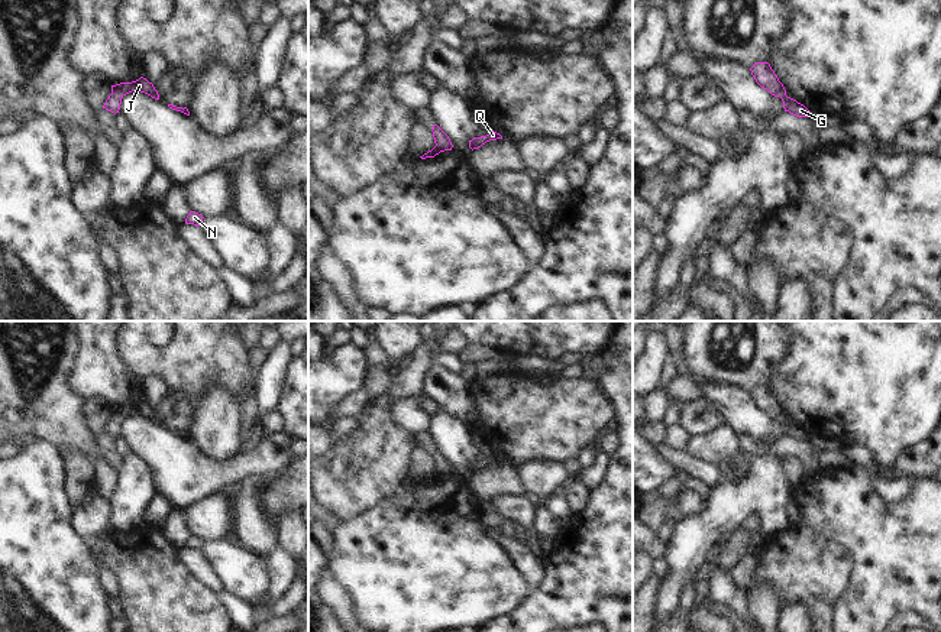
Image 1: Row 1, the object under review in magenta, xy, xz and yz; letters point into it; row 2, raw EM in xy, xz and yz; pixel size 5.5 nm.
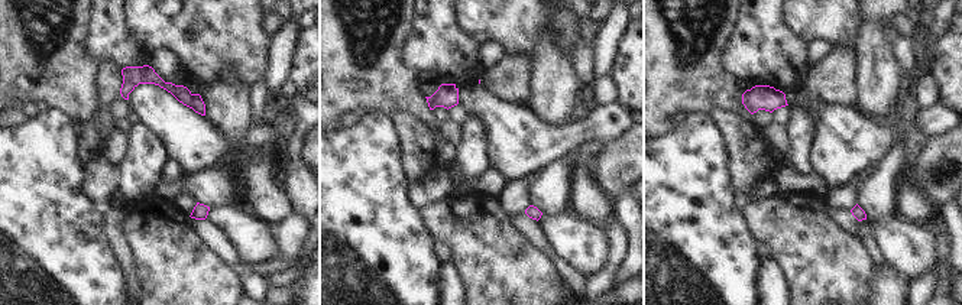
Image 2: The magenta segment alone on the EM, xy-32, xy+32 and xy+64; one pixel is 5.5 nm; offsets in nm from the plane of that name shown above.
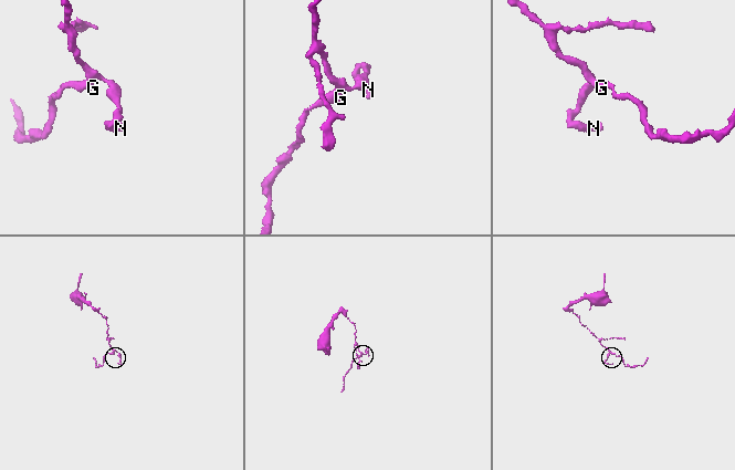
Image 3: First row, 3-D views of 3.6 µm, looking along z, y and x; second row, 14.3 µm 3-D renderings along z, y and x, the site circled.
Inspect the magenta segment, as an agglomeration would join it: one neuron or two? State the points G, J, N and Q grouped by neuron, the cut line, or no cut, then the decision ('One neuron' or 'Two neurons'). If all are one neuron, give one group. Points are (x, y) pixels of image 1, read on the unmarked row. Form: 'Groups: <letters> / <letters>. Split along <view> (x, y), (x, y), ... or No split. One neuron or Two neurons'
Groups: G J N Q. No split. One neuron.

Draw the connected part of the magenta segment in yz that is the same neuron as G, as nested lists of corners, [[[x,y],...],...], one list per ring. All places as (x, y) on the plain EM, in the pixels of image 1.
[[[756,386],[750,395],[761,412],[767,414],[772,419],[782,422],[785,435],[789,435],[796,441],[814,441],[803,428],[786,419],[783,408],[779,405],[769,386]]]

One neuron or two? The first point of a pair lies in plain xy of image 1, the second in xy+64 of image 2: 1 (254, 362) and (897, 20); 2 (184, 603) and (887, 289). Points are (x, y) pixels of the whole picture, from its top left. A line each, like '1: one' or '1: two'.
1: one
2: two

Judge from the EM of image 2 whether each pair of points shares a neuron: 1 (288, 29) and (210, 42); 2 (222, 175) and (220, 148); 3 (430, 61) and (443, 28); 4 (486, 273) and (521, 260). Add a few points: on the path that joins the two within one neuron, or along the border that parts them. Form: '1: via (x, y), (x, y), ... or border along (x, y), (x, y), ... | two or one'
1: border along (269, 38), (269, 55), (264, 71) | two
2: border along (224, 161), (201, 171), (188, 172) | two
3: via (430, 52), (436, 44), (436, 36) | one
4: via (495, 273), (508, 273), (512, 269) | one

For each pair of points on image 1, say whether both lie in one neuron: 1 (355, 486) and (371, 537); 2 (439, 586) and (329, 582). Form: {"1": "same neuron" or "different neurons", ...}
{"1": "different neurons", "2": "different neurons"}

